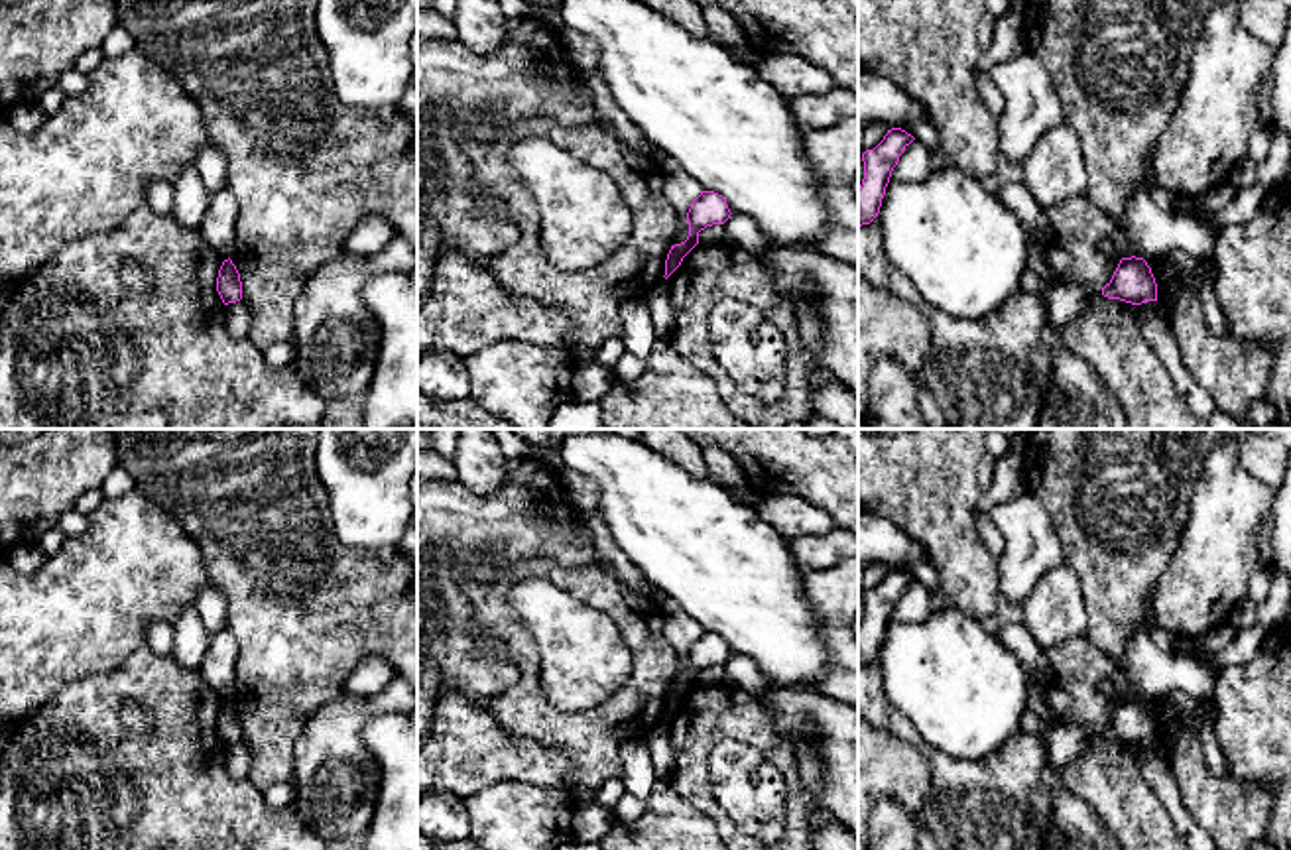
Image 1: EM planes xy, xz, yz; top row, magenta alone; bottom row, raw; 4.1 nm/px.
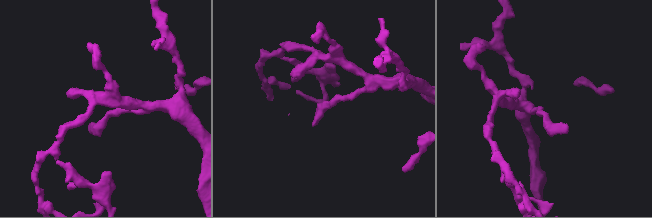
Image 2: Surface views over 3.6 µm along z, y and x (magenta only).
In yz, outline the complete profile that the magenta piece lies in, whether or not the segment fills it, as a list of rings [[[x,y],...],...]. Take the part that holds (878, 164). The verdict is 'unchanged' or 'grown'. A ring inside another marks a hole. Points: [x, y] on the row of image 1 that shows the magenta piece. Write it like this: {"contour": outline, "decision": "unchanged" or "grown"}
{"contour": [[[891,128],[874,150],[862,153],[864,179],[858,187],[858,226],[870,224],[878,216],[891,171],[913,140],[905,130]]], "decision": "unchanged"}

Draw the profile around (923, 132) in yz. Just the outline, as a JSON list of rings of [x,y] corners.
[[[907,122],[901,126],[901,130],[923,142],[931,152],[939,148],[939,134],[929,124]]]

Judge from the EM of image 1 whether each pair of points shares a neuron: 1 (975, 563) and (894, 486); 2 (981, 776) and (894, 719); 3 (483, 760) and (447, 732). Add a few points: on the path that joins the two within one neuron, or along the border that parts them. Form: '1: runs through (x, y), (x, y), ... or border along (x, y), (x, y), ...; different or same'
1: runs through (955, 544), (914, 502); same
2: runs through (959, 776), (953, 776), (916, 740); same
3: runs through (475, 752), (455, 736); same

